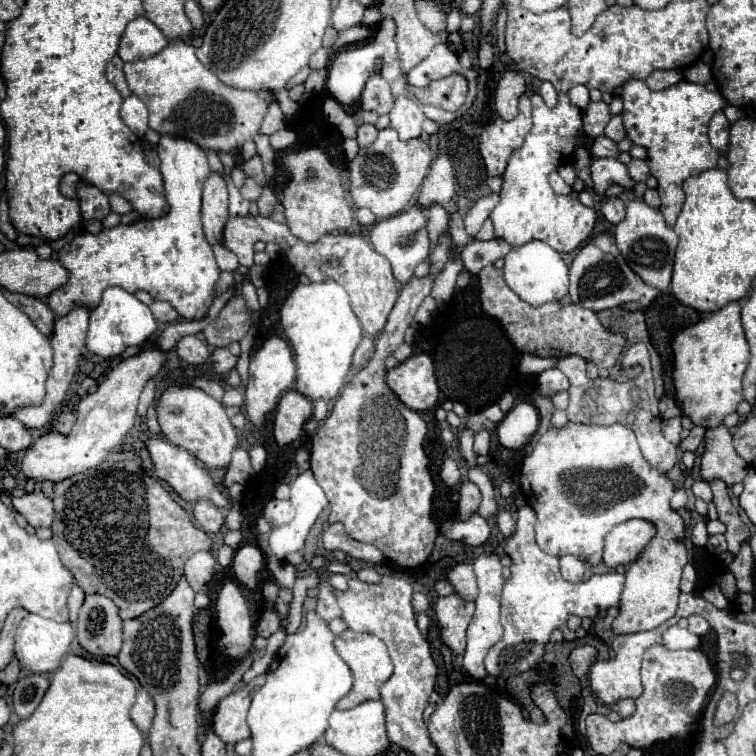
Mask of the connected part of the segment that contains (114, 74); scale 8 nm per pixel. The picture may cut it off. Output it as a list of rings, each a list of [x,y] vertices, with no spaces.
[[[115,56],[109,64],[107,64],[107,80],[117,88],[117,92],[123,96],[123,98],[127,98],[129,94],[131,94],[131,90],[129,90],[129,86],[127,86],[127,82],[125,82],[125,76],[123,76],[123,60],[119,58],[119,56]]]

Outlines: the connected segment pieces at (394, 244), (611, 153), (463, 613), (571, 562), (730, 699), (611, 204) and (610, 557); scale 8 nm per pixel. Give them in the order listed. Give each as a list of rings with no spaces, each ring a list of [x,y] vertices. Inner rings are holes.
[[[413,206],[407,212],[401,212],[393,218],[379,220],[377,224],[373,224],[369,238],[373,242],[375,252],[379,252],[381,256],[385,256],[391,262],[393,276],[399,284],[407,284],[413,278],[415,266],[429,258],[429,238],[427,238],[427,230],[425,230],[425,210],[421,210],[419,206]]]
[[[599,136],[599,138],[593,138],[591,142],[591,154],[597,158],[615,158],[619,150],[613,140],[609,140],[607,136]]]
[[[445,596],[435,604],[435,612],[441,624],[441,638],[455,654],[461,654],[465,648],[465,632],[471,622],[473,610],[475,602],[461,596]]]
[[[563,556],[561,558],[561,574],[567,582],[581,580],[585,574],[585,568],[587,568],[587,564],[575,556]]]
[[[725,694],[719,700],[717,712],[715,712],[715,724],[729,724],[737,714],[737,698],[733,694]]]
[[[607,198],[601,206],[601,214],[611,222],[619,224],[625,218],[625,204],[619,198]]]
[[[627,520],[623,524],[617,524],[605,536],[603,564],[607,568],[631,564],[641,554],[653,534],[655,528],[645,520]]]

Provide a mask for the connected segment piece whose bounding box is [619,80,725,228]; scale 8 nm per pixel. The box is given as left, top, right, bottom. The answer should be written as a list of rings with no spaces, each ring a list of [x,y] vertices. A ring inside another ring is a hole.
[[[627,80],[619,92],[623,100],[623,126],[627,138],[647,150],[647,166],[657,178],[657,192],[661,196],[661,212],[667,226],[675,226],[685,198],[681,198],[681,184],[705,168],[717,166],[719,152],[709,144],[707,124],[711,116],[725,106],[719,92],[709,92],[705,86],[681,80],[679,84],[653,92],[643,80]]]

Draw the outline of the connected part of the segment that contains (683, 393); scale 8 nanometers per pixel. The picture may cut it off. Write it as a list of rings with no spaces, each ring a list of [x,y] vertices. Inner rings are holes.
[[[729,302],[707,320],[699,320],[673,336],[673,382],[677,388],[677,402],[695,426],[719,426],[723,418],[735,412],[737,404],[743,400],[741,378],[749,364],[749,346],[739,312],[739,302]]]

